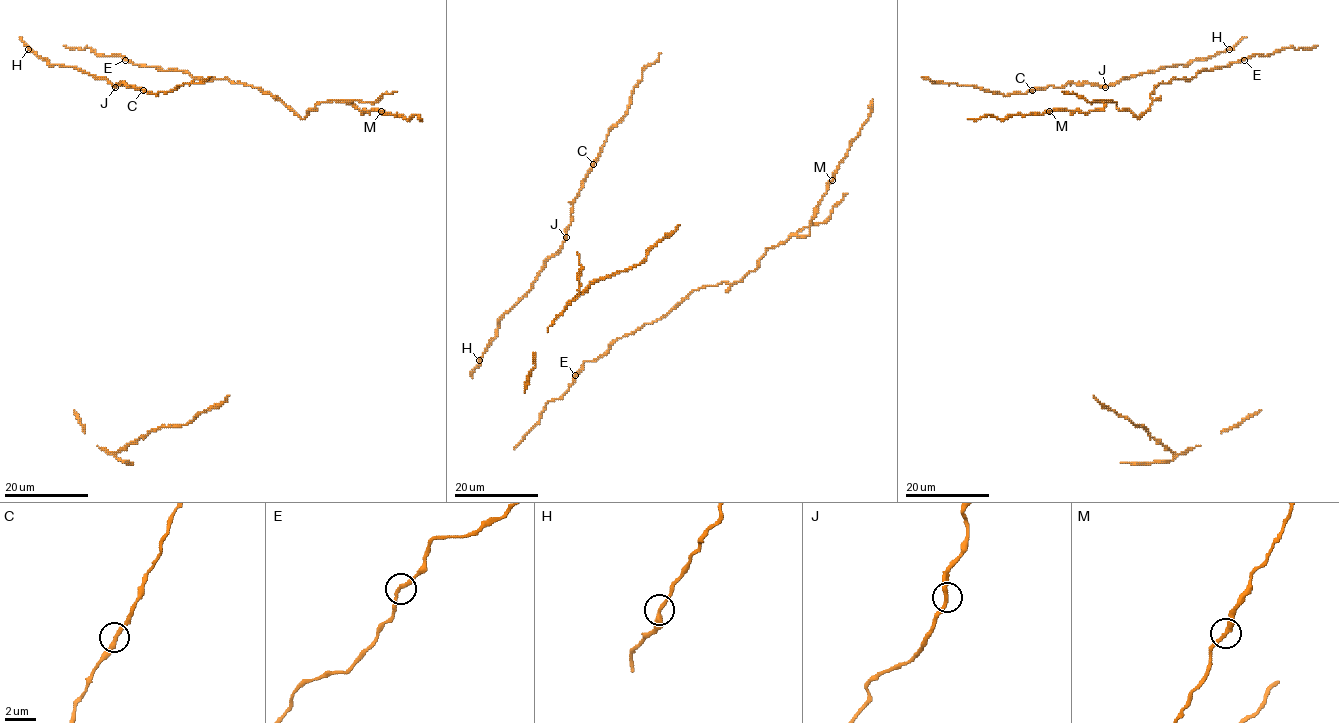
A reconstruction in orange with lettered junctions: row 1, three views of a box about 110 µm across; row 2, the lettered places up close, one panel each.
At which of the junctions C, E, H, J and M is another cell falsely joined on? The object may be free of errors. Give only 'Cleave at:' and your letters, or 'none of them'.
Cleave at: M

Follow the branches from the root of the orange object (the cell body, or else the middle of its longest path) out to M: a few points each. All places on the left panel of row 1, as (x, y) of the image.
M: (126, 59), (260, 88), (302, 118), (331, 100), (382, 111)

